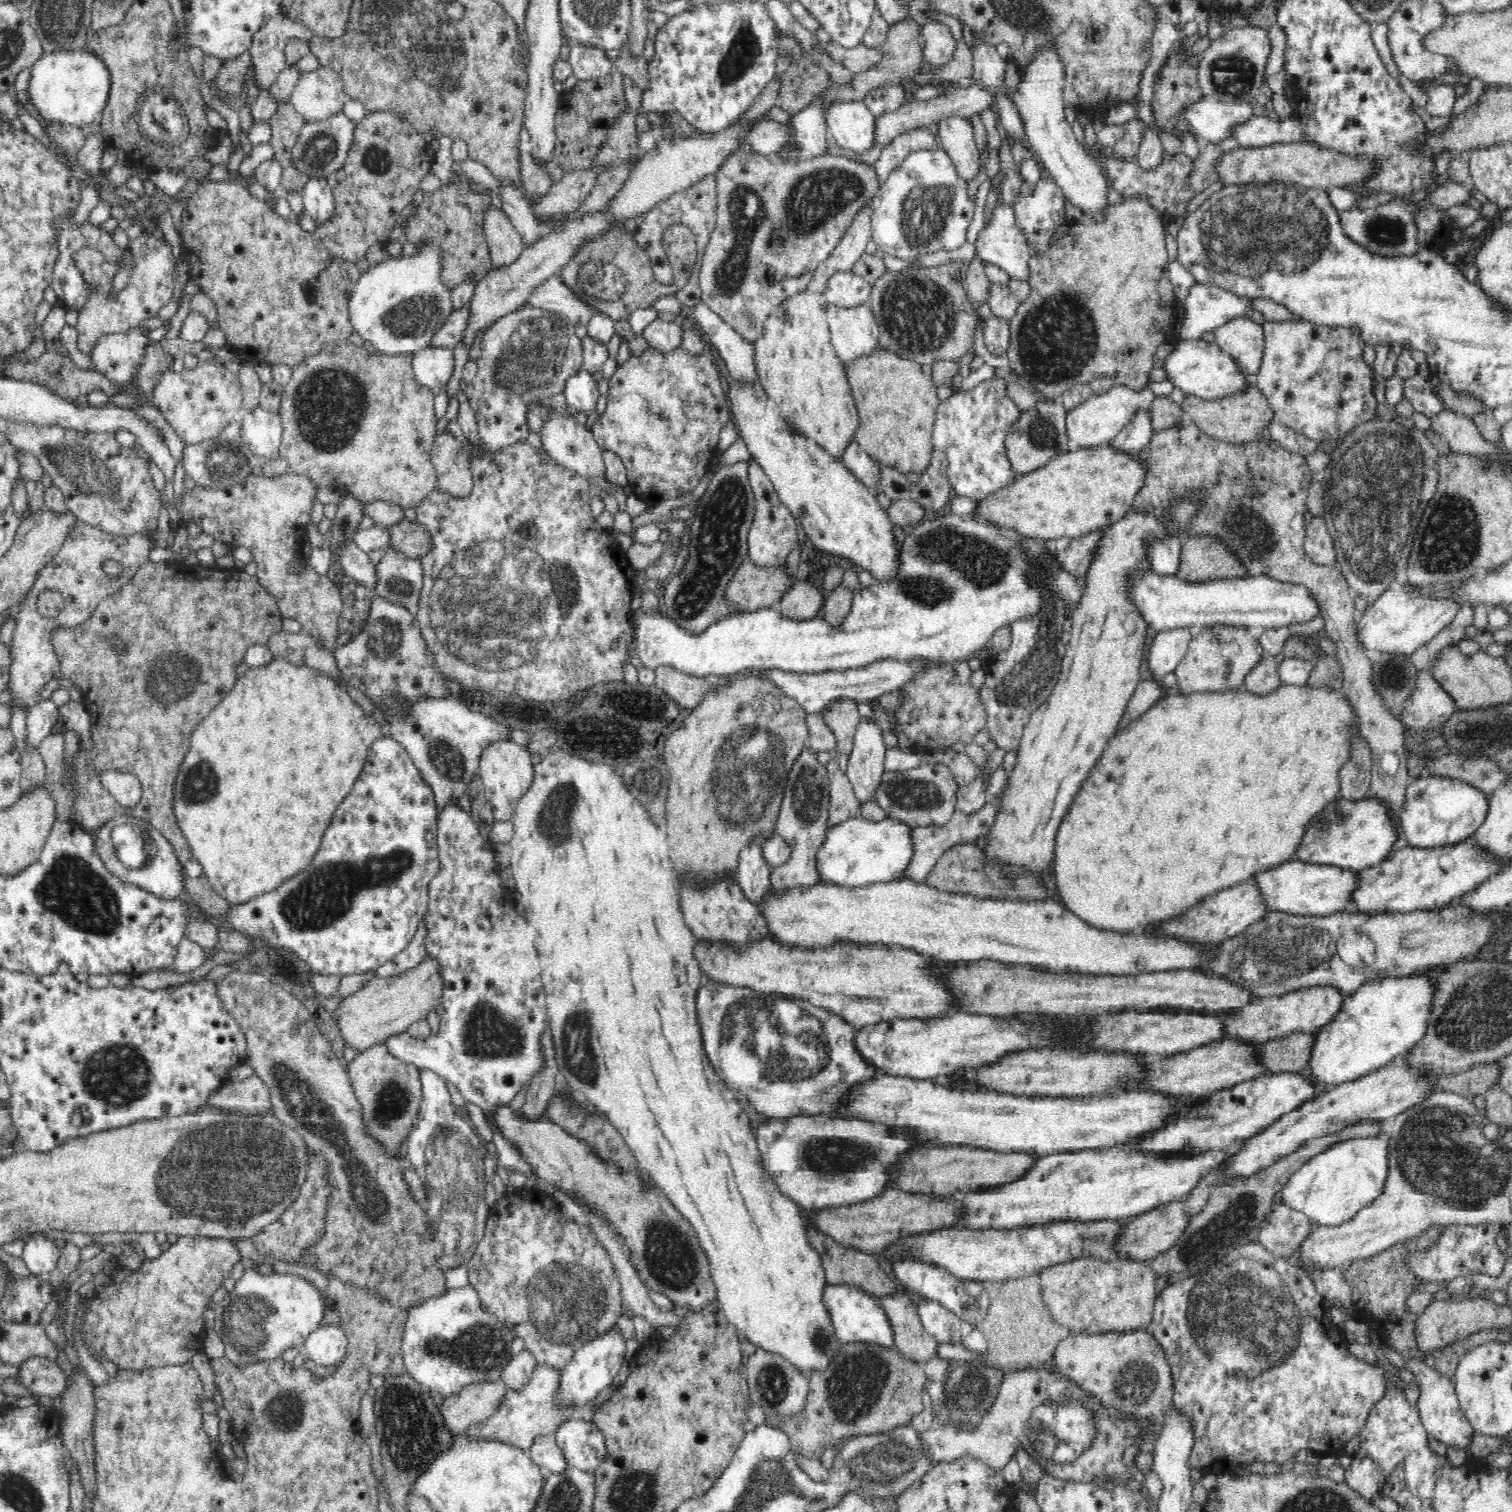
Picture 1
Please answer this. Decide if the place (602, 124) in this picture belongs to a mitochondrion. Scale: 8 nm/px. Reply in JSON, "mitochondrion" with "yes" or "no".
{"mitochondrion":"no"}

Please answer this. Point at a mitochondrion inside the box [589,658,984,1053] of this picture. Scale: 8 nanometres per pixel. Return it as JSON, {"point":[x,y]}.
{"point":[742,769]}

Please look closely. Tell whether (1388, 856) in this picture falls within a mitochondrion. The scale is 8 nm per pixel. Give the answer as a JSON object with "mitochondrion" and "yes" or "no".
{"mitochondrion":"no"}

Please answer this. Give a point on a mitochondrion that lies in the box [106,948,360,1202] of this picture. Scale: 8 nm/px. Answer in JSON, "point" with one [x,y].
{"point":[285,968]}

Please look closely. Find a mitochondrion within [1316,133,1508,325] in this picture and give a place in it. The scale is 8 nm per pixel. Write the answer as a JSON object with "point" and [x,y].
{"point":[1383,231]}

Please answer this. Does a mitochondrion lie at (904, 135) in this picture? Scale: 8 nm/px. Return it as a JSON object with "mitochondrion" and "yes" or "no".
{"mitochondrion":"no"}

